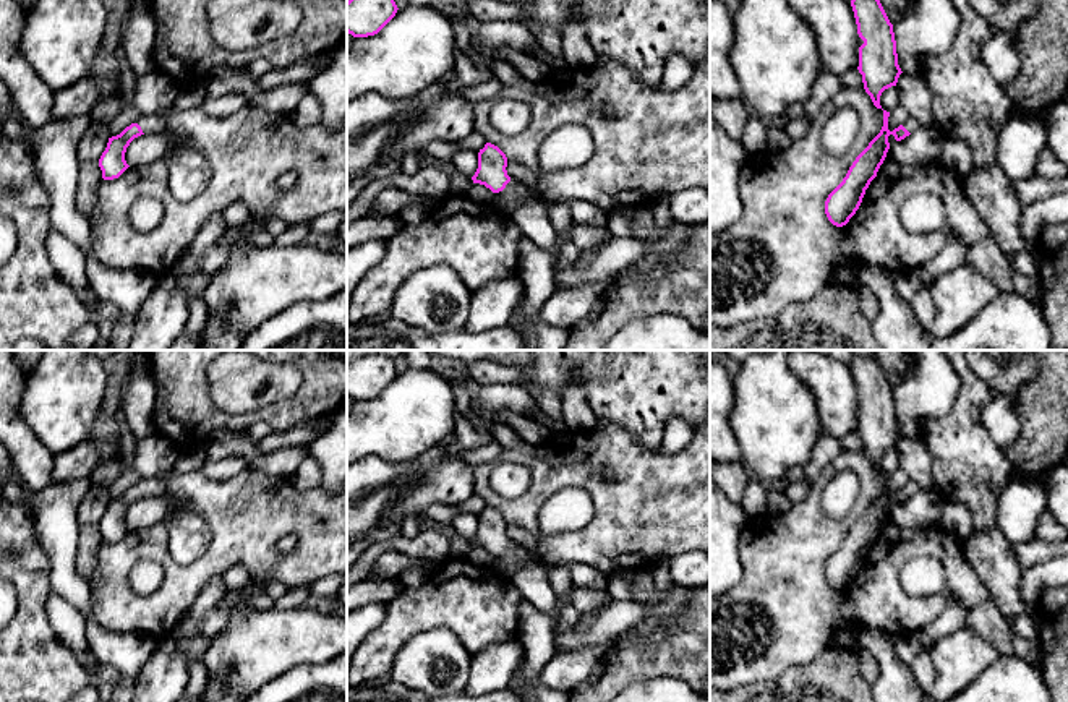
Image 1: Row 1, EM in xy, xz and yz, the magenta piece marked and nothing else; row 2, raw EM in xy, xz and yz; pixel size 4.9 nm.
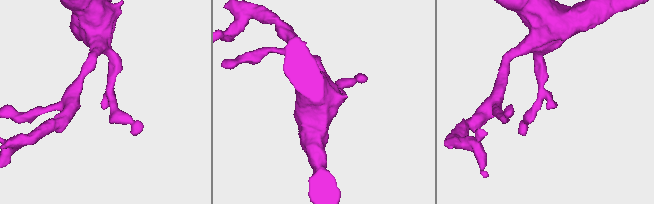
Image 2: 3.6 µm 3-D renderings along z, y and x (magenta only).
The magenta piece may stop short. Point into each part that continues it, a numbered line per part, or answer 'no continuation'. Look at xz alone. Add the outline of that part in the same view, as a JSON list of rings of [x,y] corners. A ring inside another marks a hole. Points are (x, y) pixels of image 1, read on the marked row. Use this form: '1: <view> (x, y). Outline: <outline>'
1: xz (530, 216). Outline: [[[511,178],[502,193],[511,193],[519,198],[519,206],[512,214],[512,220],[520,229],[522,235],[545,250],[554,250],[557,232],[553,229],[548,217],[548,204],[528,195],[528,186]]]

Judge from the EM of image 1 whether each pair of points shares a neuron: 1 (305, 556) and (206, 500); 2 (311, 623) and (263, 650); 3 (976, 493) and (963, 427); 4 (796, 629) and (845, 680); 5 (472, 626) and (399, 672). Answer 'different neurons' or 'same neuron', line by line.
1: same neuron
2: same neuron
3: same neuron
4: different neurons
5: different neurons

